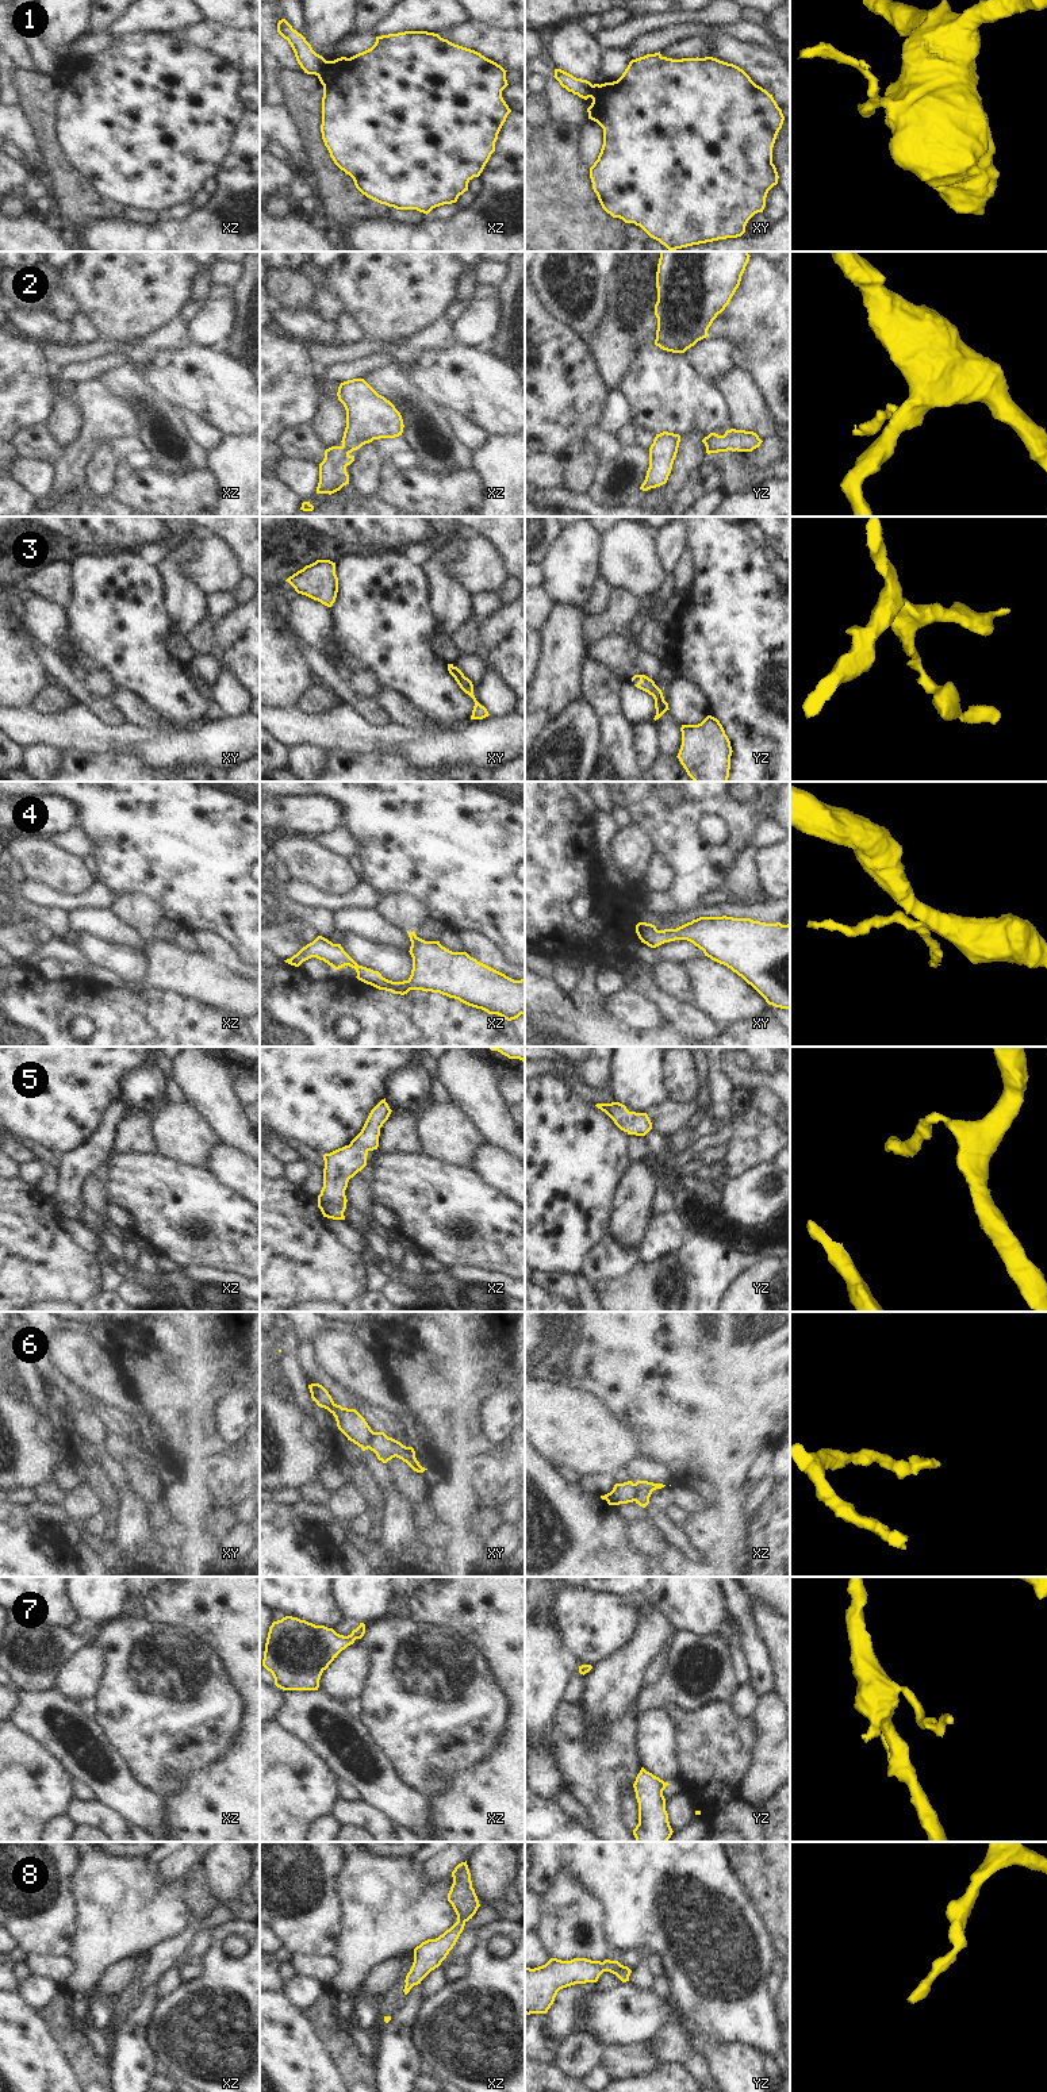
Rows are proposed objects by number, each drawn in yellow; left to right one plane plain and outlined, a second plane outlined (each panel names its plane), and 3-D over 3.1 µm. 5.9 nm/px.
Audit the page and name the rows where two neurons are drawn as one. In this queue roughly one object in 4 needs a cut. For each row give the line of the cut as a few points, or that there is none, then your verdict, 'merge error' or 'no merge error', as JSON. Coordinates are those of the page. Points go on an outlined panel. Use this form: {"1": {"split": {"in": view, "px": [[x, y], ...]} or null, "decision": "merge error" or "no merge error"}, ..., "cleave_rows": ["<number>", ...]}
{"1": {"split": {"in": "xz", "px": [[328, 61], [318, 76]]}, "decision": "merge error"}, "2": {"split": null, "decision": "no merge error"}, "3": {"split": null, "decision": "no merge error"}, "4": {"split": null, "decision": "no merge error"}, "5": {"split": null, "decision": "no merge error"}, "6": {"split": {"in": "xz", "px": [[633, 1484], [636, 1500]]}, "decision": "merge error"}, "7": {"split": null, "decision": "no merge error"}, "8": {"split": null, "decision": "no merge error"}, "cleave_rows": ["1", "6"]}

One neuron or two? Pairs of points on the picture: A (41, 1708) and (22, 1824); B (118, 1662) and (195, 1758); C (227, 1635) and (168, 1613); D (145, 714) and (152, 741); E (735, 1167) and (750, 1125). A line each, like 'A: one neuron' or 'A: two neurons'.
A: two neurons
B: one neuron
C: one neuron
D: two neurons
E: one neuron

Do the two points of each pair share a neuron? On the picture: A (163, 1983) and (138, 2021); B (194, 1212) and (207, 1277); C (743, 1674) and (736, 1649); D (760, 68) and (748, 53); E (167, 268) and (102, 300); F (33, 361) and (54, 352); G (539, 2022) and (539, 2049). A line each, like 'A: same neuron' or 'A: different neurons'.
A: different neurons
B: different neurons
C: same neuron
D: same neuron
E: same neuron
F: different neurons
G: same neuron

